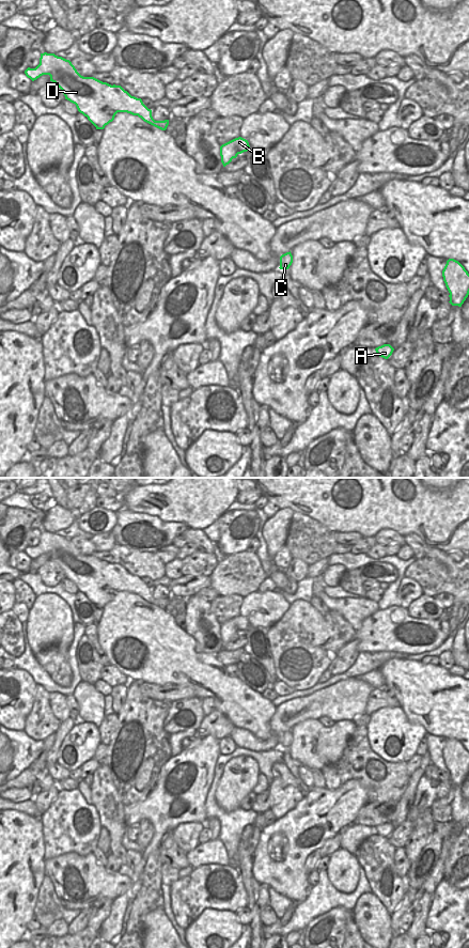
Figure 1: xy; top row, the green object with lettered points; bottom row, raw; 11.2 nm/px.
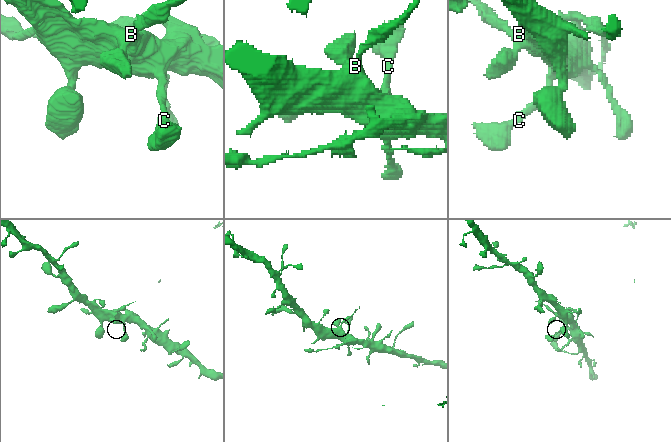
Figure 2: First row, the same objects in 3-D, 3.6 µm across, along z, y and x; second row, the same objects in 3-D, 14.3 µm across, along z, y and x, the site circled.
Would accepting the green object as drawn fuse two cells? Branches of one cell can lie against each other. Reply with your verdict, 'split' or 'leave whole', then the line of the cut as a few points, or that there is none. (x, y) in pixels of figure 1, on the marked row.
leave whole; no cut

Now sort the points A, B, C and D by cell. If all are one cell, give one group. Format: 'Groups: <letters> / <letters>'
Groups: A B C D.

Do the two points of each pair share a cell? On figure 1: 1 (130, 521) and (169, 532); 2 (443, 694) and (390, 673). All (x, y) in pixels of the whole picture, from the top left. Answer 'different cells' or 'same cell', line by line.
1: same cell
2: same cell

